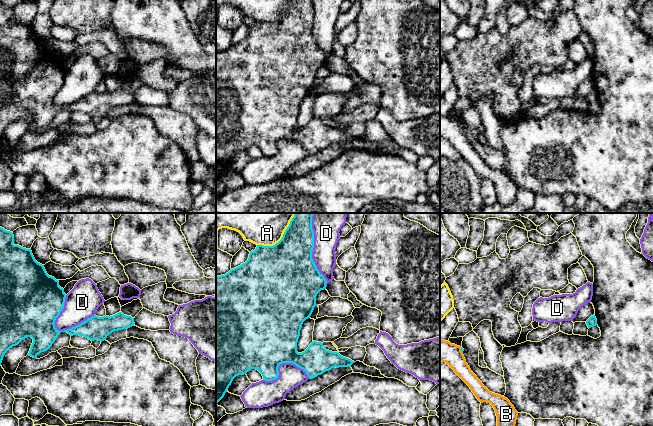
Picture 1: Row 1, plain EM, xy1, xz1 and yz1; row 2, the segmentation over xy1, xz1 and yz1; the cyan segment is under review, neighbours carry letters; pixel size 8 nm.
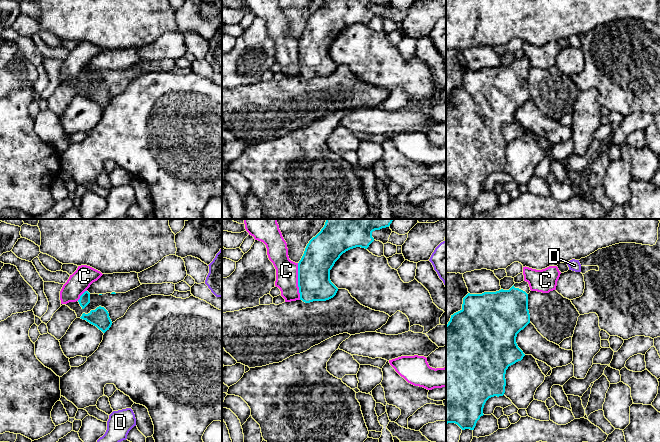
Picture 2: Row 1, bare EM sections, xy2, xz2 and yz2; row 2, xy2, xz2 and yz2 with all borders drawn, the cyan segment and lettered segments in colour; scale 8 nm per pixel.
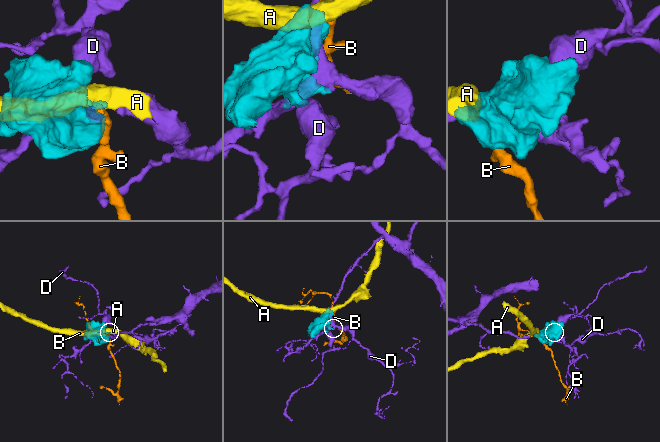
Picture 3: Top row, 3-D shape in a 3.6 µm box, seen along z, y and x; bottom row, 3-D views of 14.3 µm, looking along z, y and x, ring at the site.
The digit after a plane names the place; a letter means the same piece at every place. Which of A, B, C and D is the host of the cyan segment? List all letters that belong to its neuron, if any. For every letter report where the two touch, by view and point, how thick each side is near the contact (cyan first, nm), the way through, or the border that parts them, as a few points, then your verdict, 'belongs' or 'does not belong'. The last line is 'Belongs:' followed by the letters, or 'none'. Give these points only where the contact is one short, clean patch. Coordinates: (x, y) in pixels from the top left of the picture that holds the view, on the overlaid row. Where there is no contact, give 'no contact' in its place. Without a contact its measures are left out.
A: xz1 (282, 238) | 440/460 nm | does not belong
B: yz1 (461, 350) | 20/170 nm | along yz1 (460, 347), (462, 353) | does not belong
C: xz2 (298, 281) | 260/180 nm | along xz2 (297, 263), (297, 286), (300, 299) | does not belong
D: xz1 (312, 250) | 440/240 nm | does not belong
Belongs: none

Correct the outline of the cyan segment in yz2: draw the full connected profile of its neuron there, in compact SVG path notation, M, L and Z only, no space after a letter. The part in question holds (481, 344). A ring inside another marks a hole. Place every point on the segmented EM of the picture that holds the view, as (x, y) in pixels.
M528 282L515 283L509 290L468 293L463 298L462 309L451 315L446 325L446 424L455 423L462 430L474 430L483 416L486 401L505 393L505 374L509 366L521 361L525 354L516 343L517 334L530 323L528 310Z

